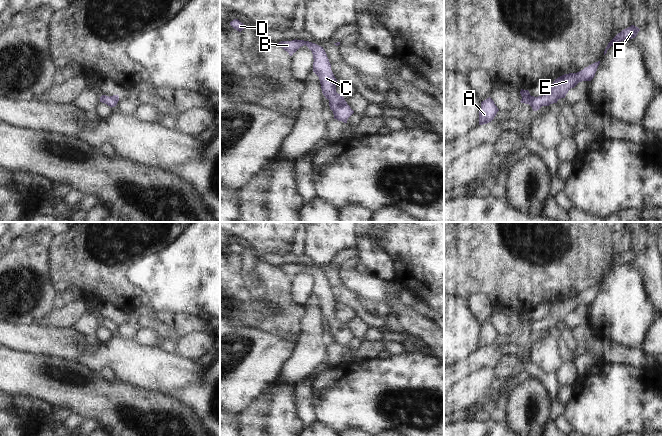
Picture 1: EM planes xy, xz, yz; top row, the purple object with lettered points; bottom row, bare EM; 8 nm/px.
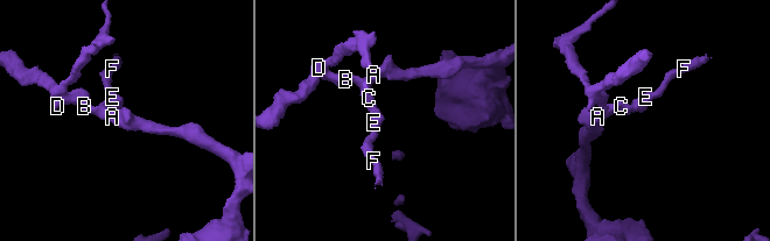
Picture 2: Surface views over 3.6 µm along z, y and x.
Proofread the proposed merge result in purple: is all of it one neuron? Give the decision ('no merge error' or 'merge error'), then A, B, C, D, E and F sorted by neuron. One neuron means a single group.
no merge error | A B C D E F

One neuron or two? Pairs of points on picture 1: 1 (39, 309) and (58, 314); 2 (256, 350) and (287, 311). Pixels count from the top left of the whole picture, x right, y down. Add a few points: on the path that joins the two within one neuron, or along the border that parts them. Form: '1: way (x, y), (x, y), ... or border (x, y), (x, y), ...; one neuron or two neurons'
1: border (53, 309), (37, 322); two neurons
2: border (256, 328), (279, 337), (292, 339); two neurons

